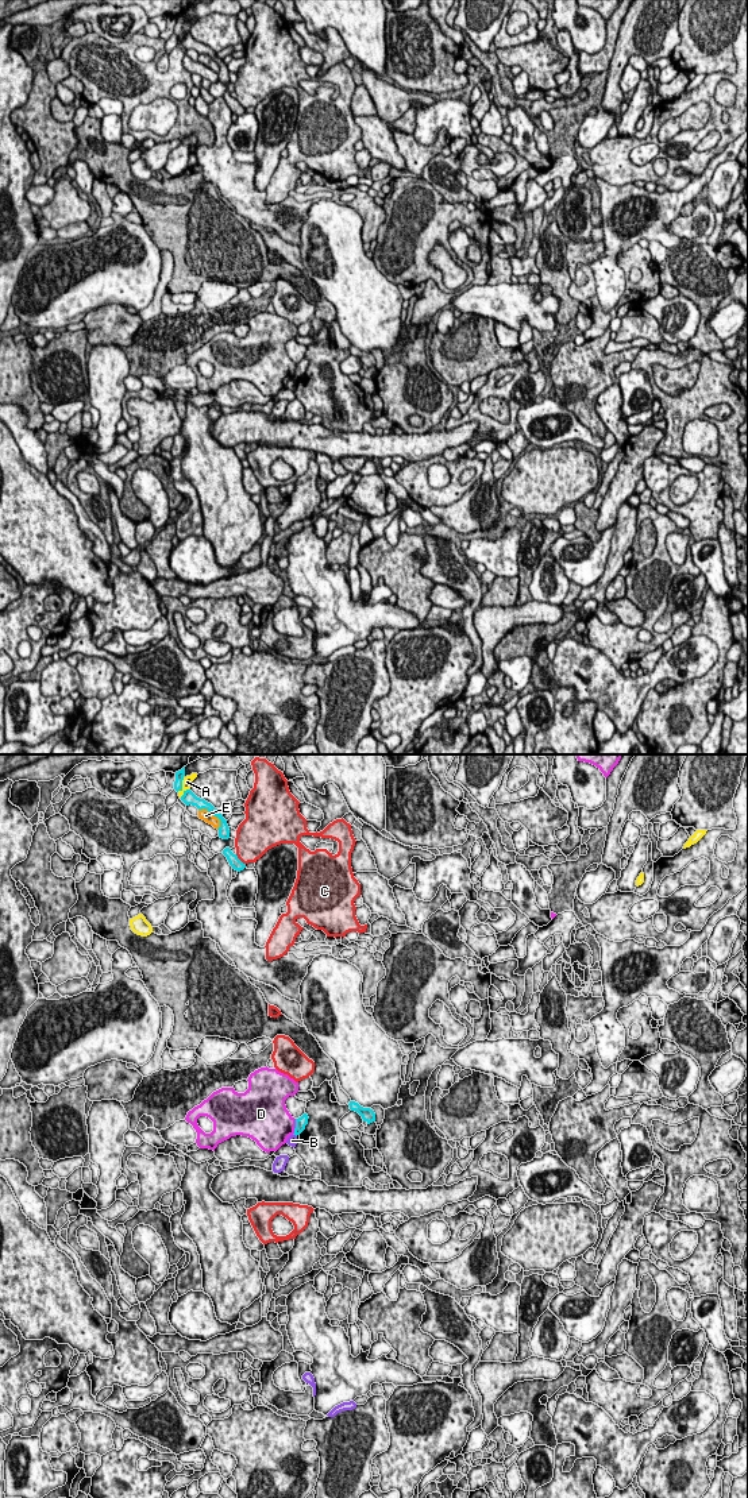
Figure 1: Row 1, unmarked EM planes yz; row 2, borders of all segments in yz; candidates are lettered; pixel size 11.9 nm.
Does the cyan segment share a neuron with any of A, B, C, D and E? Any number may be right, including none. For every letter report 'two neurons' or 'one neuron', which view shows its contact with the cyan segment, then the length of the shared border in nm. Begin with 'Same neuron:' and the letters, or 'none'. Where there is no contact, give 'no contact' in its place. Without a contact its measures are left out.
Same neuron: none
A: two neurons; meets cyan in yz; contact 240 nm long
B: two neurons; meets cyan in yz; contact 60 nm long
C: two neurons; meets cyan in yz; contact 170 nm long
D: two neurons; meets cyan in yz; contact 200 nm long
E: two neurons; meets cyan in yz; contact 340 nm long

